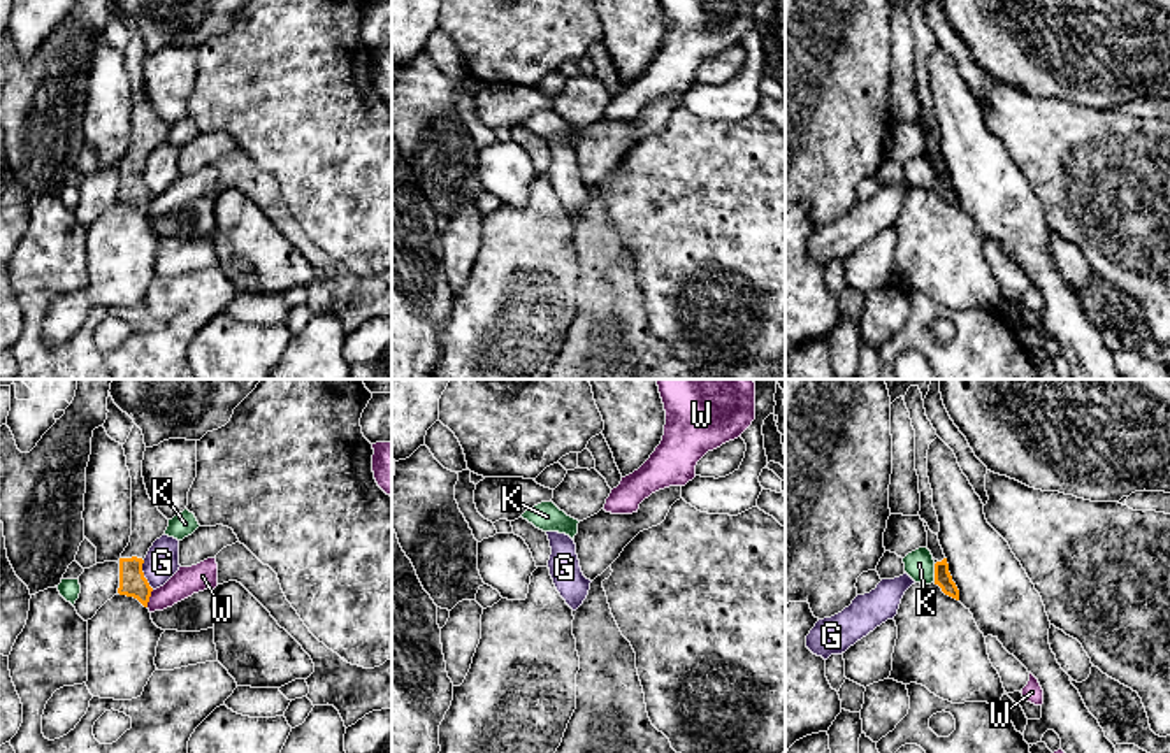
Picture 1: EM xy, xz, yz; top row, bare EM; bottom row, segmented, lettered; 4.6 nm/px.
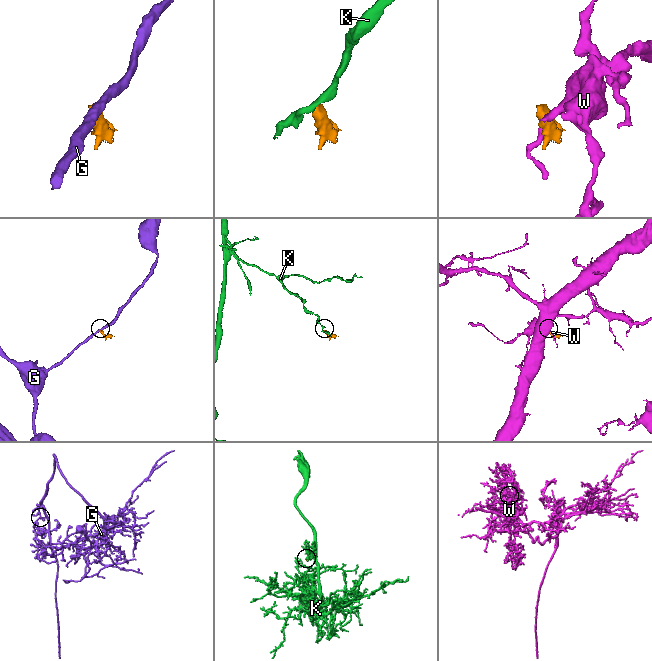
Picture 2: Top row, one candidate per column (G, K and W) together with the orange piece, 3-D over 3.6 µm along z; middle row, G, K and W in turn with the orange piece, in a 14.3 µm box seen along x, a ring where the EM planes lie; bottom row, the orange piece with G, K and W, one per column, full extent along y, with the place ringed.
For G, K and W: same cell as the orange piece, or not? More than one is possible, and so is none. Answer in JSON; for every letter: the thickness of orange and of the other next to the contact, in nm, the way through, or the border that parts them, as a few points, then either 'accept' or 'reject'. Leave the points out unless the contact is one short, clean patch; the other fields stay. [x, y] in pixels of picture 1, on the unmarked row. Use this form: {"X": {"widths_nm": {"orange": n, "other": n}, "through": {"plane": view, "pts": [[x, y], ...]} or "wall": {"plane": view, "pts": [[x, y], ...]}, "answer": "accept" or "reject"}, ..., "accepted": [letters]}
{"G": {"widths_nm": {"orange": 130, "other": 160}, "wall": {"plane": "xy", "pts": [[143, 167], [143, 183], [153, 195]]}, "answer": "reject"}, "K": {"widths_nm": {"orange": 80, "other": 140}, "wall": {"plane": "yz", "pts": [[933, 171], [935, 188]]}, "answer": "reject"}, "W": {"widths_nm": {"orange": 130, "other": 130}, "answer": "reject"}, "accepted": []}

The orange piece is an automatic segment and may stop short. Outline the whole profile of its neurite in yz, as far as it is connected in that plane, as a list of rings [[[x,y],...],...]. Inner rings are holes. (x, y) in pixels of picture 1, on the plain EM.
[[[924,128],[924,133],[928,139],[928,156],[931,158],[933,165],[936,167],[935,191],[938,191],[945,202],[959,207],[959,197],[949,179],[949,170],[947,170],[947,165],[945,165],[943,156],[940,153],[938,142],[929,137],[926,128]]]

